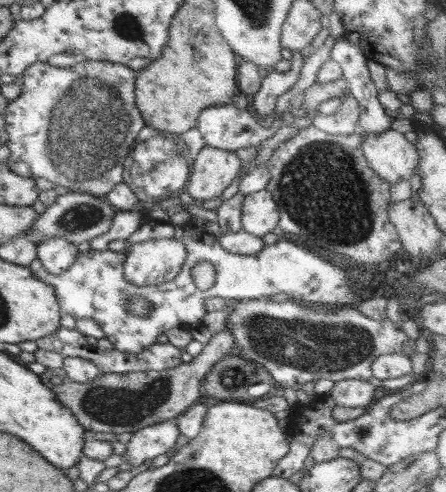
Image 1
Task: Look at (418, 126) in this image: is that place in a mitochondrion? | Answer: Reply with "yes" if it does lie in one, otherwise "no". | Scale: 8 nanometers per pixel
no

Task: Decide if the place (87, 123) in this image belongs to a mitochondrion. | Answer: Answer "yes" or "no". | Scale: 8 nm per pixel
yes

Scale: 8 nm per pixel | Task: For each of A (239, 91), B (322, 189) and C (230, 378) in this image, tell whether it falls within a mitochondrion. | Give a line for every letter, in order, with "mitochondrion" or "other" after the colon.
A: other
B: mitochondrion
C: mitochondrion

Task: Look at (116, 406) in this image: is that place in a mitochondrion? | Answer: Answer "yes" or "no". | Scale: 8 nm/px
yes

